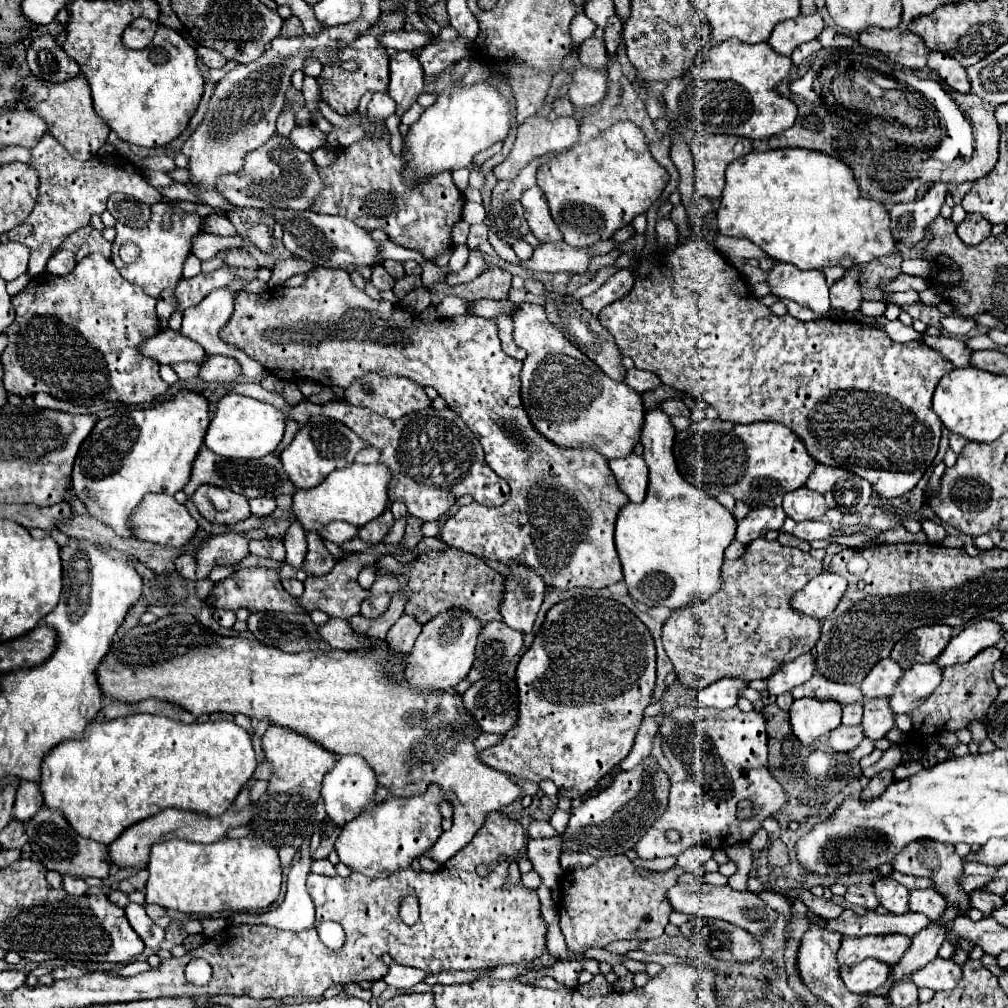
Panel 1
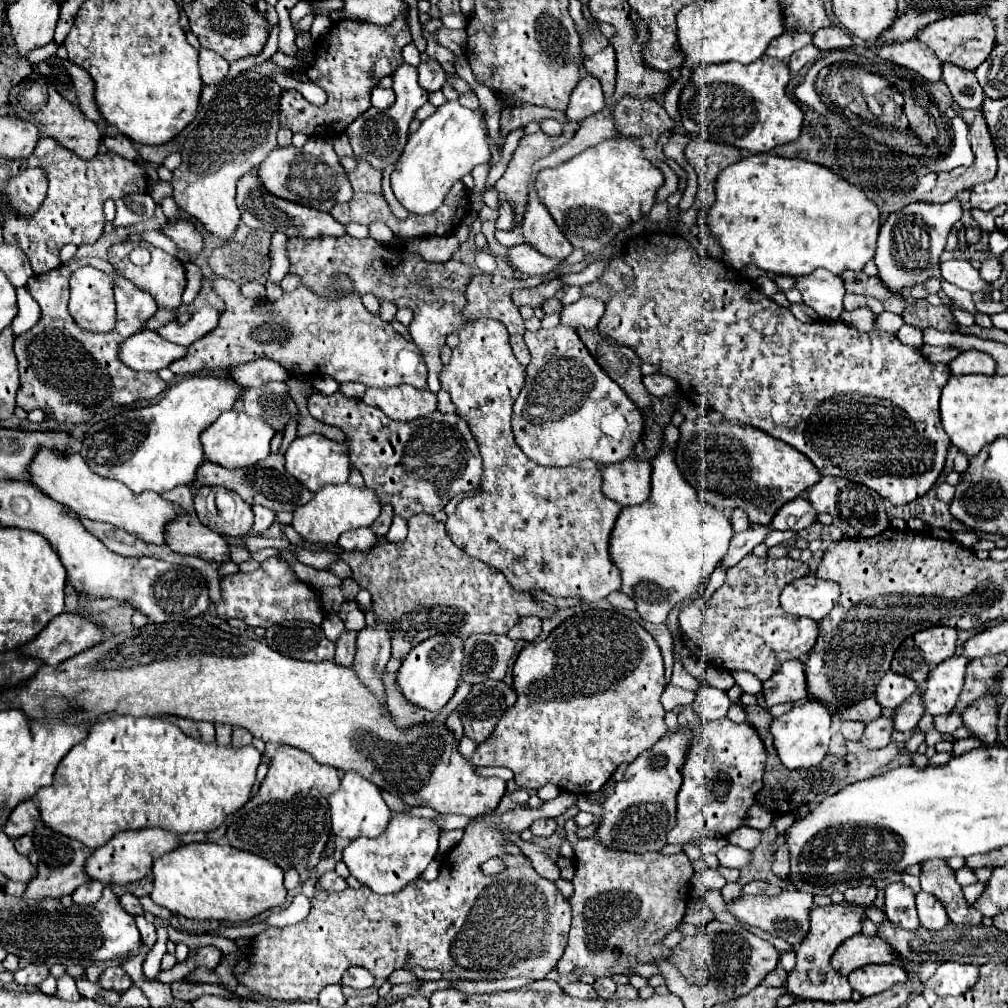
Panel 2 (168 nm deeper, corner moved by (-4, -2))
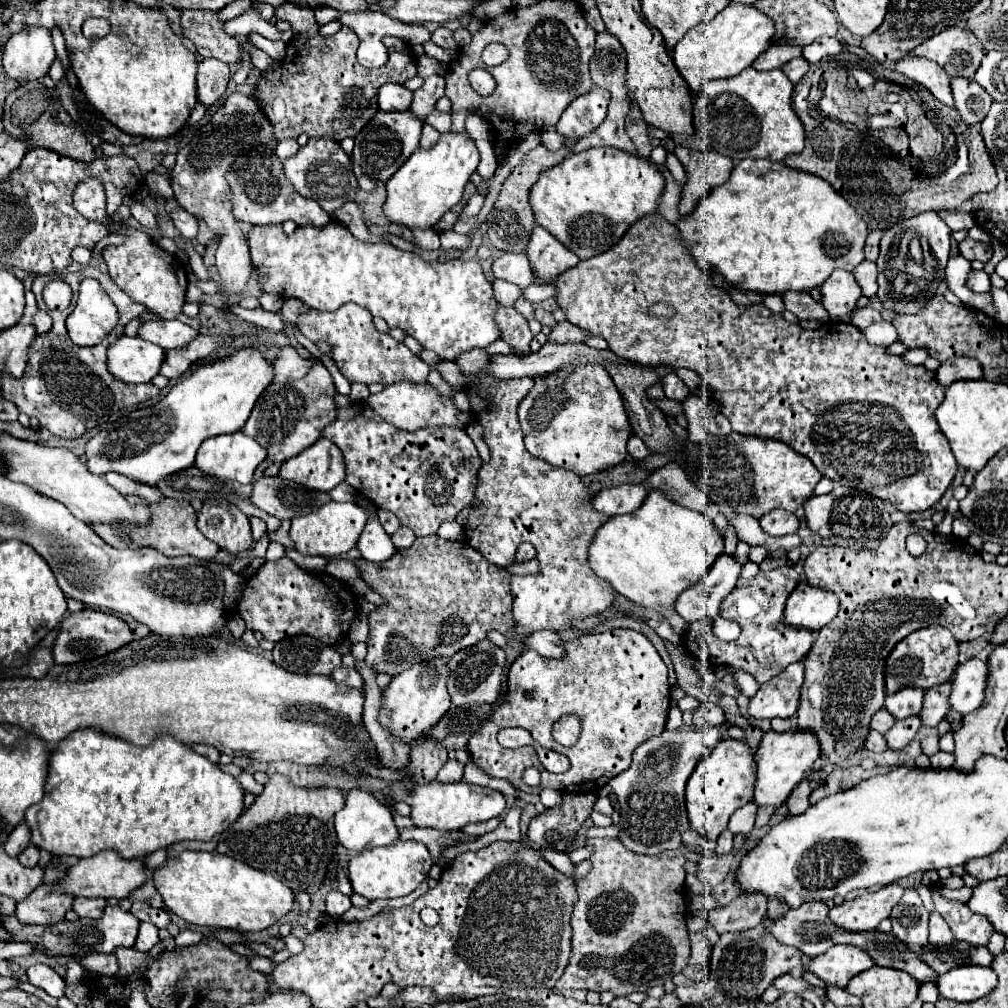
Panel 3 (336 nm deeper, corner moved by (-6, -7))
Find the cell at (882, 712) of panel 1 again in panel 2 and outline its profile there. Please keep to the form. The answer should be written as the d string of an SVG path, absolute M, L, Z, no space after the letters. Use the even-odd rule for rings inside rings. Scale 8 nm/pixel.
M914 692L912 696L908 696L900 706L896 706L890 714L894 730L898 732L910 732L916 728L920 716L924 714L924 710L920 710L920 696L918 692Z

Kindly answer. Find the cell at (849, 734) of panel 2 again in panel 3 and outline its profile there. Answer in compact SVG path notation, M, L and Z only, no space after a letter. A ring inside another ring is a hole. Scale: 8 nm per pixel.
M870 731L868 739L866 739L866 749L872 751L872 753L882 753L882 751L886 751L888 745L886 745L884 735L880 735L880 733L876 733L876 731Z

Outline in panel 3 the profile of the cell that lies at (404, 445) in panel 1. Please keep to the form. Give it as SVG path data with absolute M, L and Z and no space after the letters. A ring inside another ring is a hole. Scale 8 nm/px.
M352 403L352 405L344 407L344 409L338 409L338 419L336 419L334 423L330 423L330 427L326 427L324 437L330 439L332 443L336 443L336 445L340 447L342 455L344 455L344 461L346 461L346 483L348 483L350 487L354 487L356 491L360 491L360 493L362 493L364 497L368 497L370 501L374 501L376 507L394 513L394 515L400 519L400 523L406 525L406 527L410 527L416 535L434 535L434 533L438 531L438 527L440 527L444 521L454 521L456 515L458 515L468 503L472 503L472 499L474 499L474 483L476 483L476 475L478 475L478 469L480 469L482 461L480 461L480 457L478 457L478 451L476 451L472 439L470 439L468 433L462 431L462 429L454 429L454 427L430 427L430 429L418 429L418 431L408 433L408 431L396 429L396 427L392 427L390 423L386 423L386 421L384 421L374 409L370 409L366 403Z

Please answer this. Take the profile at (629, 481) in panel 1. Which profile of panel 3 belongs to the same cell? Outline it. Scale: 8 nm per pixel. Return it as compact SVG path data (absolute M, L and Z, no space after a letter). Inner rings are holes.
M624 483L624 485L610 487L610 489L596 493L592 499L592 507L608 517L626 515L626 513L634 513L642 505L646 495L648 495L646 487Z

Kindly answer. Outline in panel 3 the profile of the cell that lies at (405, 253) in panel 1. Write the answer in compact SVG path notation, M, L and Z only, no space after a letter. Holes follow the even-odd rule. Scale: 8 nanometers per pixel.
M314 137L306 143L306 147L300 147L300 151L284 161L286 177L294 183L294 189L300 195L306 195L308 199L314 199L318 205L322 205L330 217L334 217L334 211L342 207L348 201L354 201L356 195L356 175L352 171L352 159L344 153L340 143L332 141L330 137Z

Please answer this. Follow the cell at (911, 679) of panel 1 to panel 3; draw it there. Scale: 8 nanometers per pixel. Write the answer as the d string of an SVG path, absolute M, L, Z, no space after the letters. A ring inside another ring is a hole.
M970 659L954 671L950 707L958 713L970 713L984 701L984 689L988 679L988 663L980 659Z

